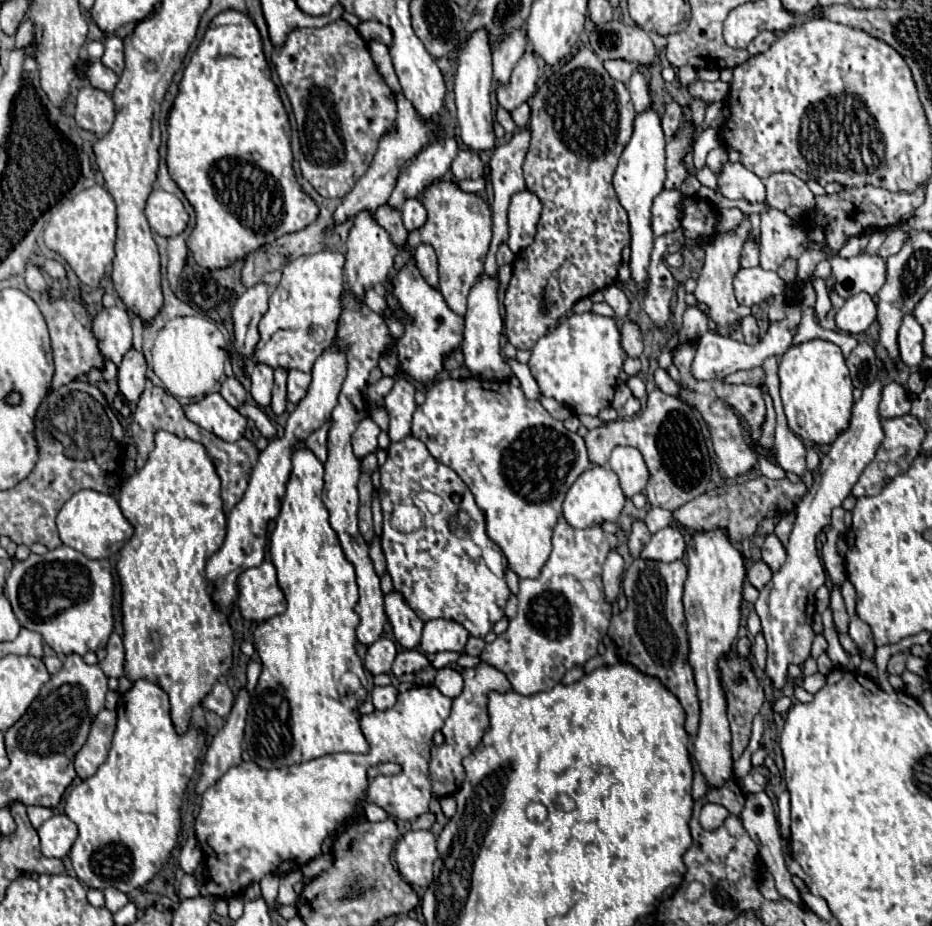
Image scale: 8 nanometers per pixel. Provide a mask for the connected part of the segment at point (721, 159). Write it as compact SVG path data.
M717 147L717 149L709 151L709 155L707 155L707 167L713 173L719 173L725 161L727 161L727 149L725 147Z

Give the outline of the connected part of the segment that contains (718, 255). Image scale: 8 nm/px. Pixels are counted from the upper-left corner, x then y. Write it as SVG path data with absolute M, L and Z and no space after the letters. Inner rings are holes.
M745 217L733 231L727 231L723 237L713 237L713 241L707 243L707 247L705 247L705 253L707 253L705 265L703 265L701 273L699 273L697 289L693 291L697 303L705 303L709 307L709 315L717 323L717 327L719 327L717 333L721 333L721 335L729 335L731 329L733 329L733 323L741 321L743 317L747 317L751 313L751 309L739 305L735 301L735 295L733 295L733 277L741 269L739 267L739 255L741 255L743 243L749 237L749 231L751 231L751 223Z

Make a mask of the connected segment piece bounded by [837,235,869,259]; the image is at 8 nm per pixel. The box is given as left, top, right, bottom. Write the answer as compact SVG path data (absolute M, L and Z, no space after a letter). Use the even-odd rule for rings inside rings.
M857 235L855 239L851 239L837 255L839 257L843 257L843 259L849 259L849 257L855 257L857 253L861 253L861 251L865 251L865 247L867 247L867 243L869 243L869 235Z

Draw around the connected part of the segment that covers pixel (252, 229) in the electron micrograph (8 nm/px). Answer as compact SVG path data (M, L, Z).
M227 9L213 17L203 41L183 71L179 93L167 119L167 135L169 175L195 209L197 223L187 243L201 267L227 267L247 251L271 243L279 235L299 231L317 219L319 209L315 207L315 201L301 191L295 179L289 145L289 117L278 88L271 81L261 35L249 15Z

